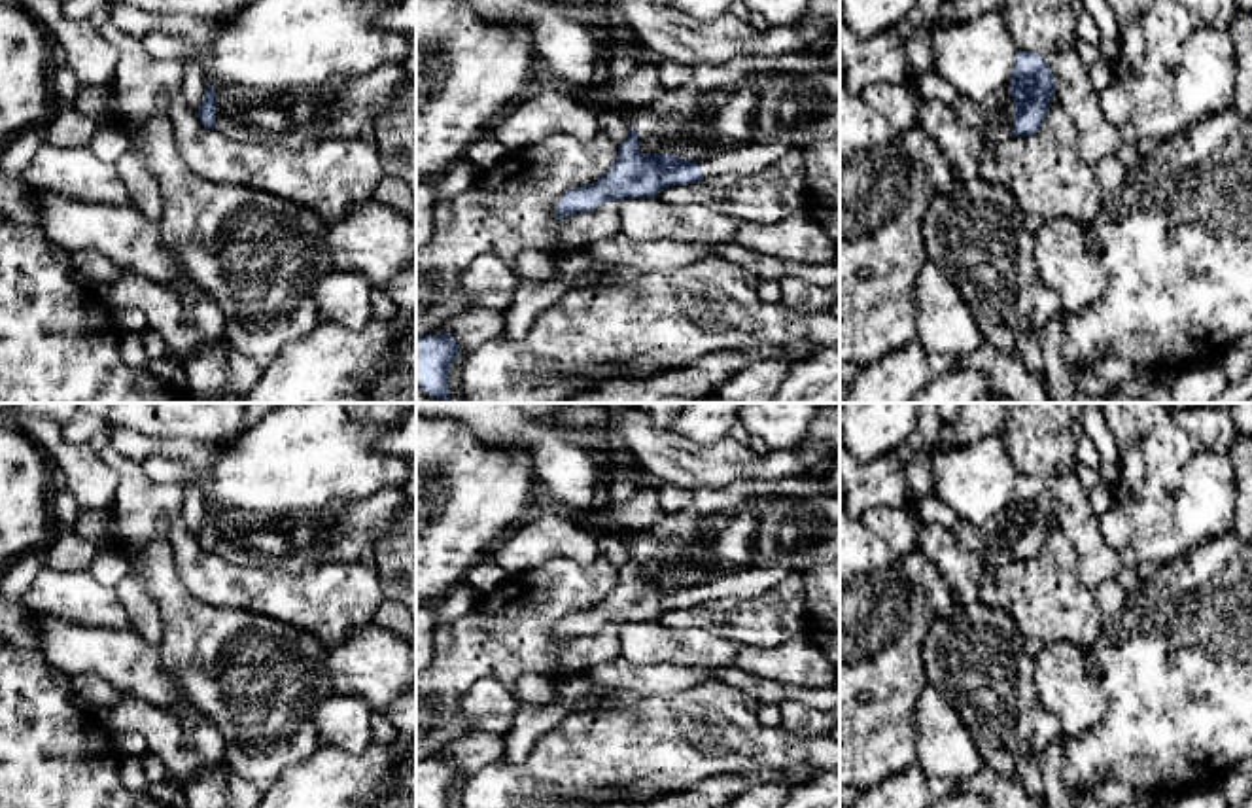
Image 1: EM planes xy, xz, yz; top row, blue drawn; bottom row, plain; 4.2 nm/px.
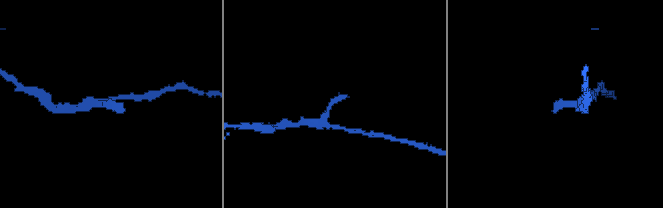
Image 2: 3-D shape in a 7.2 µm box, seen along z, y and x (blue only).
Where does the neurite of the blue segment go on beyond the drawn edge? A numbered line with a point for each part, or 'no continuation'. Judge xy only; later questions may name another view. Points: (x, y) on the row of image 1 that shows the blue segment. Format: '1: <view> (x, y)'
1: xy (241, 114)

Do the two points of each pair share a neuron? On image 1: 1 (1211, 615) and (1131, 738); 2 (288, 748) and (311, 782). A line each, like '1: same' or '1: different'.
1: same
2: different

